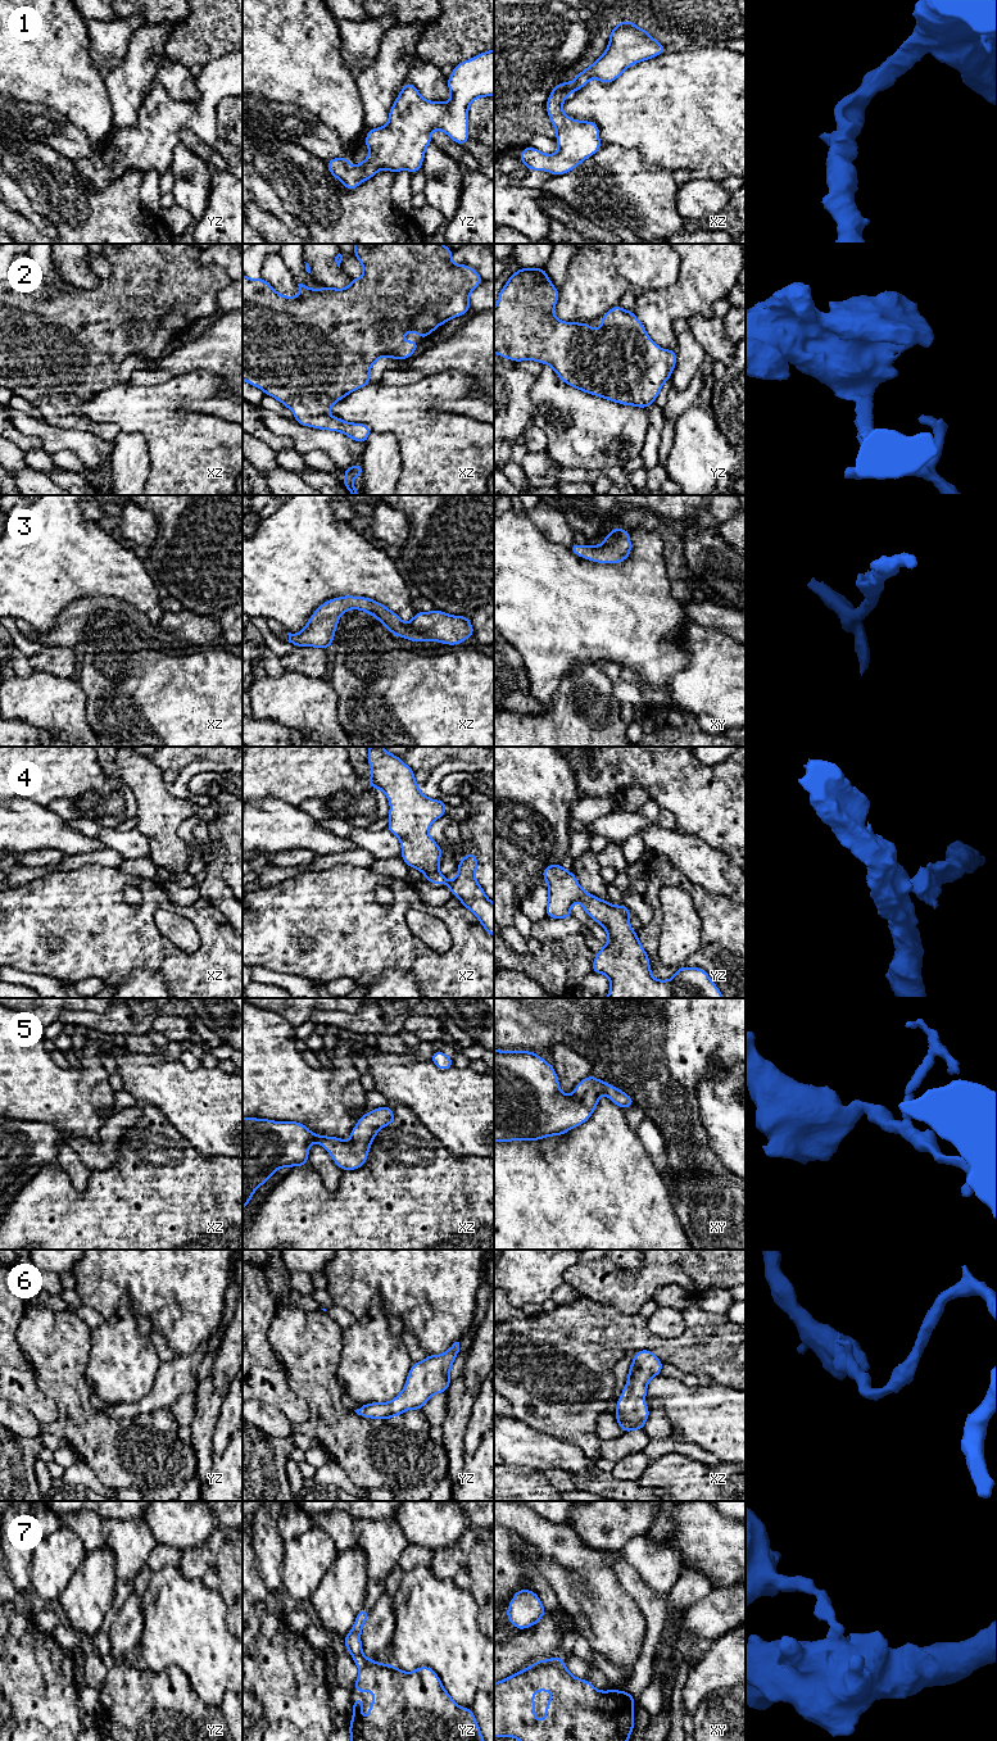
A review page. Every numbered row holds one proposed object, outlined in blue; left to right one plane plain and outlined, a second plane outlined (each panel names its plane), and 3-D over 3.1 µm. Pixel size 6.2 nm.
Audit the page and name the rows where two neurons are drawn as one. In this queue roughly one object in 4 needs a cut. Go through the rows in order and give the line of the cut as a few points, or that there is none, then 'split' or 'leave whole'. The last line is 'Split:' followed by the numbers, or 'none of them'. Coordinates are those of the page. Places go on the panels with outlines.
1: no cut | leave whole
2: no cut | leave whole
3: no cut | leave whole
4: xz (438, 871), (425, 876) | split
5: no cut | leave whole
6: no cut | leave whole
7: yz (370, 1660), (359, 1669) | split
Split: 4, 7

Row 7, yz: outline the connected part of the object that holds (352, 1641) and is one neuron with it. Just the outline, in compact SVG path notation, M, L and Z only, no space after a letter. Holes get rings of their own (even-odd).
M361 1609L358 1615L355 1617L355 1622L353 1624L353 1628L350 1632L344 1637L344 1645L346 1650L350 1652L355 1665L362 1669L366 1667L370 1661L368 1658L364 1656L362 1652L362 1642L361 1642L361 1632L367 1622L367 1618L370 1615L370 1610Z

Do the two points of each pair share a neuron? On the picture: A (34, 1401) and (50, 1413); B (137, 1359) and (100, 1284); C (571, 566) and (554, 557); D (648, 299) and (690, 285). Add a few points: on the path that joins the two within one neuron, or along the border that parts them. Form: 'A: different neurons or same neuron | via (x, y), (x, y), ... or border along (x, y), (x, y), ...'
A: same neuron | via (37, 1404), (46, 1411)
B: different neurons | border along (126, 1295), (119, 1300), (117, 1309), (104, 1320)
C: same neuron | via (567, 566), (558, 561)
D: same neuron | via (658, 299), (676, 299), (680, 295)

